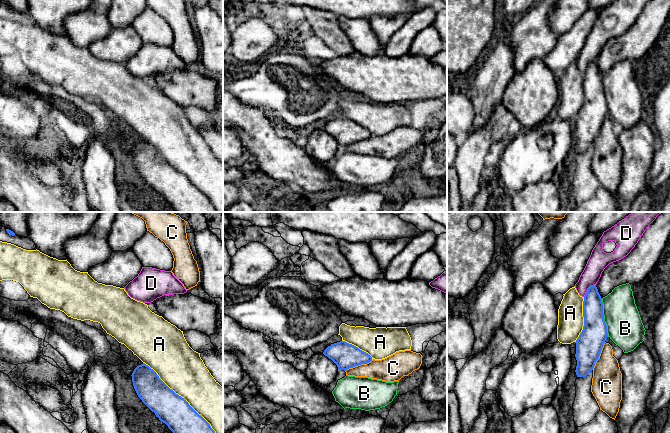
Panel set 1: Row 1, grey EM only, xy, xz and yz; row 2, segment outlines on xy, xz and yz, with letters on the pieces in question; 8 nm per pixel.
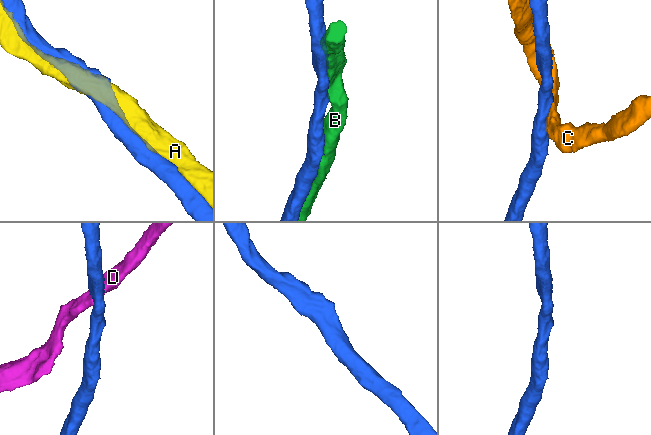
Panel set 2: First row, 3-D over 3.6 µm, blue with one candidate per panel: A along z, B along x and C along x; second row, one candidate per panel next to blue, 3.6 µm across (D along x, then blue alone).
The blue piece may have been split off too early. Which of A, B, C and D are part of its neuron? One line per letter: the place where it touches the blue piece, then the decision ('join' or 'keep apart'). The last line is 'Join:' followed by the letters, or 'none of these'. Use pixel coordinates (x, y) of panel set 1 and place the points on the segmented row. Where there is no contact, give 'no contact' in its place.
A: contact xy (180, 396); keep apart
B: contact yz (603, 317); keep apart
C: contact xz (358, 364); keep apart
D: contact yz (588, 289); keep apart
Join: none of these

